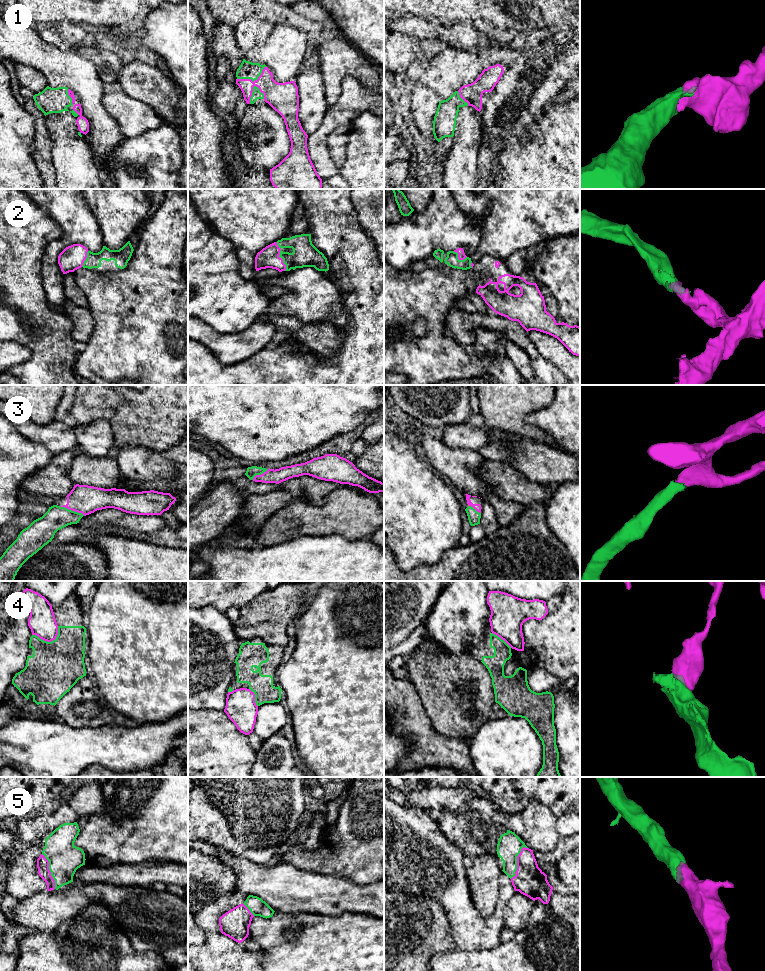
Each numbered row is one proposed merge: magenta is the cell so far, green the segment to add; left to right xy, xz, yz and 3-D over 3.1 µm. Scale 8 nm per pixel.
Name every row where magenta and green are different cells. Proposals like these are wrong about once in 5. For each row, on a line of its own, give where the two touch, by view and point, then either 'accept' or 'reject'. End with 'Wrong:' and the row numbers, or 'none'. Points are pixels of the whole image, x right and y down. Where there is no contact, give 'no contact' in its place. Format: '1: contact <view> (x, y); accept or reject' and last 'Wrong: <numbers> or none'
1: contact xz (252, 81); accept
2: contact xz (282, 261); accept
3: contact xy (72, 510); accept
4: contact xy (49, 641); reject
5: contact yz (517, 861); accept
Wrong: 4

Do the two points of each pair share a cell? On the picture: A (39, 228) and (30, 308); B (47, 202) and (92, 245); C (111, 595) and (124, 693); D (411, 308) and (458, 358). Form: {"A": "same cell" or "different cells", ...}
{"A": "same cell", "B": "same cell", "C": "same cell", "D": "same cell"}

